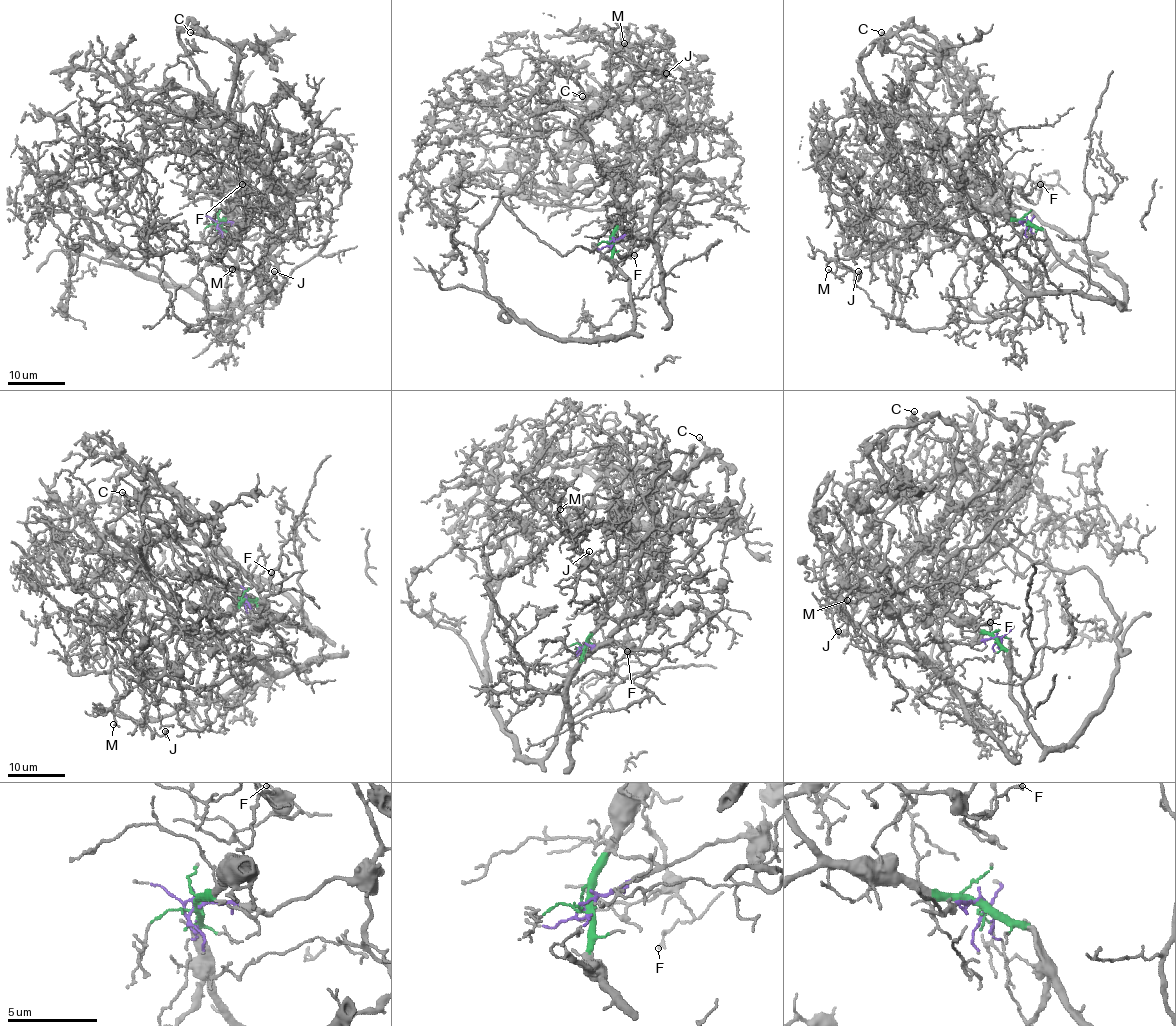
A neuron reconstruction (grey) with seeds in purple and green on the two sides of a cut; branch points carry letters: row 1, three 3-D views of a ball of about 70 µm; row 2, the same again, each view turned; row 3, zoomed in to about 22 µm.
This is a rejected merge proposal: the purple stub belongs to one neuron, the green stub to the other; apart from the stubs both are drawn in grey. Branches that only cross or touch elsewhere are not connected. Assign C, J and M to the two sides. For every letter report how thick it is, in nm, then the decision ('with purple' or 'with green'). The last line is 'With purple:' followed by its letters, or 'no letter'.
C: 170 nm thick; with purple
J: 110 nm thick; with green
M: 130 nm thick; with green
With purple: C

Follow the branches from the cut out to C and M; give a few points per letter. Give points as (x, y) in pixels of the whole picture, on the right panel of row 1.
C: (1028, 222), (1005, 213), (1001, 162), (969, 136), (932, 37), (912, 20), (880, 32)
M: (1026, 222), (975, 210), (828, 269)

